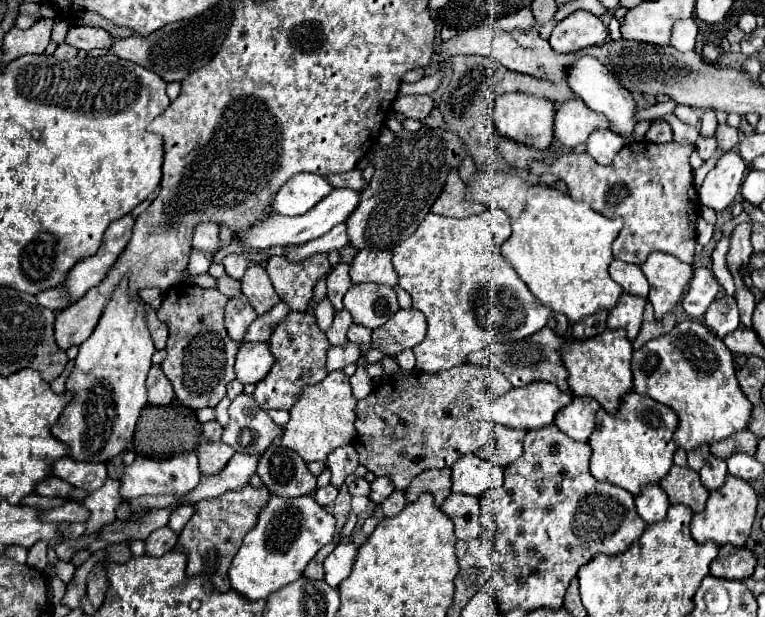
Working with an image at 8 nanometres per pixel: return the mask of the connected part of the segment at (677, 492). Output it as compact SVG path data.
M672 466L668 476L660 482L662 490L668 494L670 504L686 504L694 512L702 512L704 504L710 496L710 492L702 486L698 472L692 472L690 468Z

